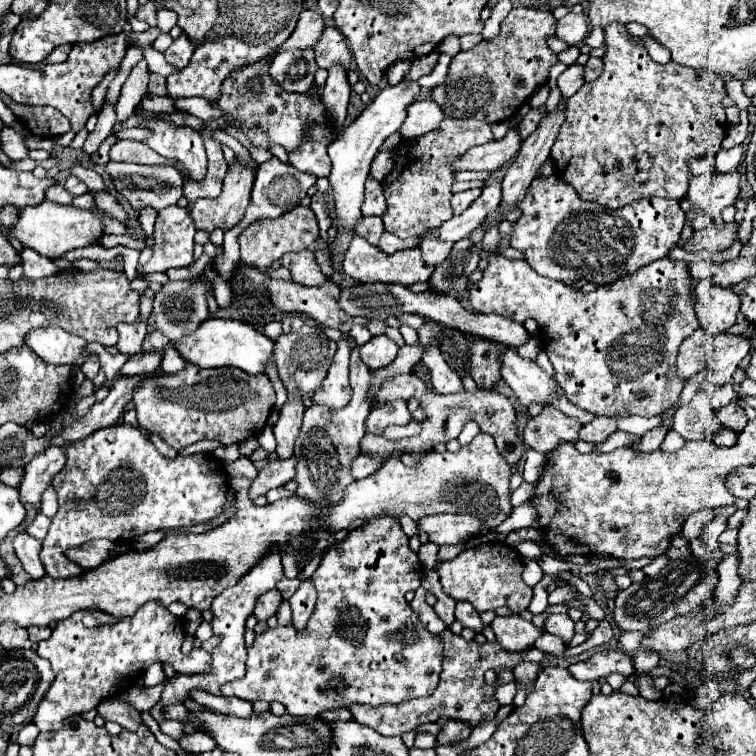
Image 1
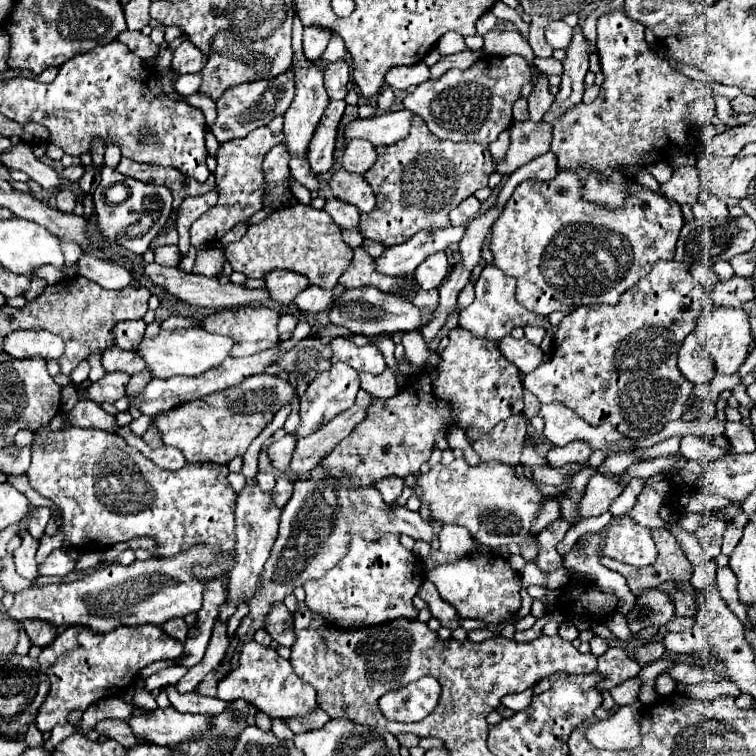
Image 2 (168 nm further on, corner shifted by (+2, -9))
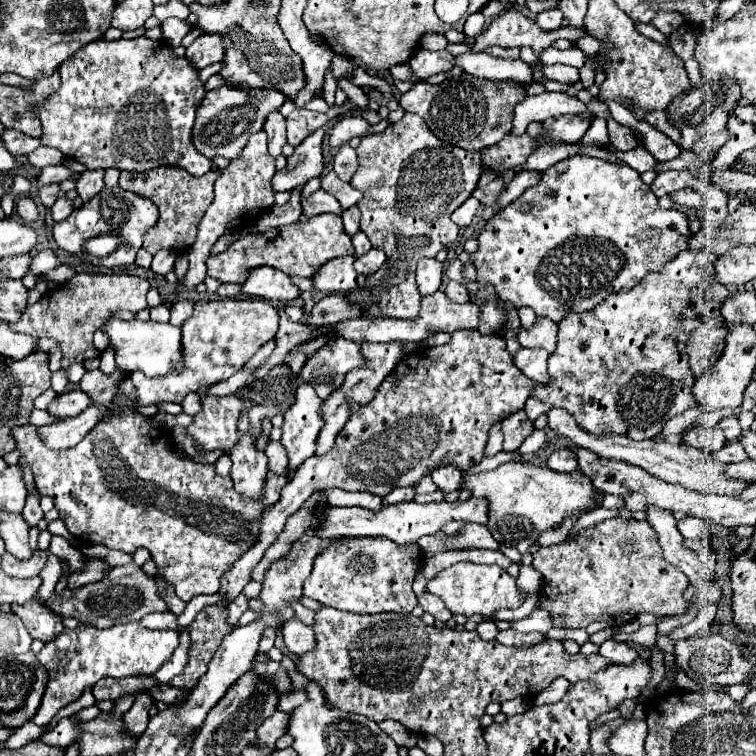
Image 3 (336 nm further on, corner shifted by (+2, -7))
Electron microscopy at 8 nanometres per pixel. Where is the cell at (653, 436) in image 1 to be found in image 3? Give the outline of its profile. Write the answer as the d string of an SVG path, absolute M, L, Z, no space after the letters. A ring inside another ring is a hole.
M606 519L582 529L574 537L566 537L558 545L538 549L532 557L534 569L544 577L542 597L536 607L550 613L554 627L588 627L592 621L620 627L642 611L666 617L682 615L692 607L692 603L684 599L684 591L690 585L688 577L664 561L658 535L645 520ZM622 541L636 541L640 549L636 553L624 553L620 547Z

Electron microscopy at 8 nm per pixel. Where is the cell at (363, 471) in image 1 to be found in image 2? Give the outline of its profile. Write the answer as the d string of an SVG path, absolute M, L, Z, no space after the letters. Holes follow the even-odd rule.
M388 477L376 483L376 489L382 493L382 499L386 505L396 505L402 489L404 489L404 479L398 477Z

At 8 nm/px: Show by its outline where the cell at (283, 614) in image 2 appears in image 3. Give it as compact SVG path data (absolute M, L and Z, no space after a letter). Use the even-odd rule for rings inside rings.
M288 619L282 623L280 627L282 631L282 637L284 637L284 643L288 647L290 653L294 655L300 655L300 653L306 653L308 649L312 649L314 645L314 637L312 637L312 629L304 623L300 623L298 619Z

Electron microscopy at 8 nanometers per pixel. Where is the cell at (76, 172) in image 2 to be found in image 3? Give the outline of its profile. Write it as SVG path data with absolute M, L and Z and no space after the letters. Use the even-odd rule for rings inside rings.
M50 183L50 185L44 185L38 189L38 195L40 195L40 201L50 207L60 195L62 195L62 189L60 189L60 183Z

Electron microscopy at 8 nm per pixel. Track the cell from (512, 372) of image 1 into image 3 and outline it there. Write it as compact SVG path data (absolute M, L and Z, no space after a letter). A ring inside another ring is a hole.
M552 407L546 415L548 415L548 427L554 433L564 435L566 439L570 439L572 445L588 449L588 451L592 451L592 453L596 453L604 459L610 459L610 461L622 461L622 463L628 463L628 465L642 467L650 475L654 475L654 477L658 477L666 483L680 483L680 485L684 485L692 491L698 491L698 493L720 493L720 495L736 495L746 485L744 481L728 481L726 477L720 477L720 469L724 469L724 465L714 461L708 453L694 449L692 445L686 445L686 443L678 443L678 445L654 443L652 439L634 441L634 439L628 439L624 435L616 435L616 433L612 433L612 435L594 435L594 433L588 433L588 431L580 429L576 419L562 407Z

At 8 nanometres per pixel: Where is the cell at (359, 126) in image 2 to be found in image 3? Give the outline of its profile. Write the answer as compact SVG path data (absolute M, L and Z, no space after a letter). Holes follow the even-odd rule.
M346 115L342 117L330 131L330 145L332 147L342 147L354 137L366 135L374 125L368 123L362 115Z

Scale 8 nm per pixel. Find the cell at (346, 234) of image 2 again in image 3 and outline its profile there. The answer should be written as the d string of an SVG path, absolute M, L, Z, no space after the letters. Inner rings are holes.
M358 207L346 209L346 211L342 213L342 219L344 219L344 229L346 229L346 233L348 233L350 237L354 237L354 235L360 231L360 227L358 227L358 221L360 221L360 211L358 211Z

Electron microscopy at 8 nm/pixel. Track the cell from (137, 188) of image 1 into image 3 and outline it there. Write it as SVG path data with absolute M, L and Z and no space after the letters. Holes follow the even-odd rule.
M120 185L114 187L104 187L96 197L92 197L88 203L84 203L80 209L74 209L72 215L66 221L60 221L54 225L54 239L58 243L58 247L80 255L84 261L92 263L92 265L102 265L102 267L122 267L122 265L130 265L136 259L136 251L142 247L142 239L144 233L154 227L158 221L158 207L152 205L152 201L148 197L136 195L132 191L122 189ZM98 235L120 235L122 237L122 245L108 257L104 259L94 259L94 255L90 255L84 249L84 243L92 237Z

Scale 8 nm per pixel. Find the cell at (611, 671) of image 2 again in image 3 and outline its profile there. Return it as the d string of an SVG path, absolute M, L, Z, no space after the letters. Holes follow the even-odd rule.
M608 639L606 643L600 645L600 655L606 657L610 663L614 665L632 665L636 659L638 659L638 653L636 649L632 649L630 645L626 643L616 643L612 639Z

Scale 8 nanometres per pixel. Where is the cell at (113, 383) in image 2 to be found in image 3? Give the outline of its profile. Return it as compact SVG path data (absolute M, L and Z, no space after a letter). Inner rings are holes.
M72 389L72 391L68 391L68 393L58 395L58 397L50 403L48 411L50 411L52 415L60 417L60 419L66 419L66 417L76 417L76 415L80 415L80 413L82 413L86 407L90 407L90 405L92 405L92 399L90 399L88 393L84 393L82 389Z

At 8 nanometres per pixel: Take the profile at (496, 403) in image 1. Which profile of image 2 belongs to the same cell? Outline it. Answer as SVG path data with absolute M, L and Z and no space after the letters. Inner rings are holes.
M512 415L506 421L498 423L482 439L474 441L472 447L482 461L500 461L516 467L520 463L526 429L528 423L524 415Z

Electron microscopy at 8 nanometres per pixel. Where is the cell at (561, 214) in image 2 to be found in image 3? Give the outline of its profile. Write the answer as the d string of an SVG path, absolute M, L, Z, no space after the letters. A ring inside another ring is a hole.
M574 155L574 157L558 161L556 165L548 167L546 171L542 171L542 179L540 179L538 185L526 189L524 195L520 197L520 201L514 201L512 205L508 205L508 209L502 209L492 219L488 219L484 231L478 235L480 247L478 247L476 253L472 253L472 259L474 259L474 265L478 269L478 285L492 283L496 287L496 293L504 301L510 301L514 307L532 307L538 317L548 317L548 319L558 323L558 321L562 321L572 311L590 311L590 309L594 309L598 303L604 301L604 295L616 293L616 291L620 291L624 287L638 285L640 279L646 273L660 271L662 265L668 259L676 257L682 249L686 249L688 237L690 237L690 229L688 229L686 215L682 211L676 211L676 209L670 209L670 211L662 209L658 205L658 197L652 193L650 185L646 185L640 179L638 171L634 171L632 167L622 165L622 163L608 163L608 161L602 161L602 159L596 159L596 157L588 157L588 155ZM524 203L528 203L532 207L526 213L522 211ZM488 225L490 225L490 229L488 229Z

